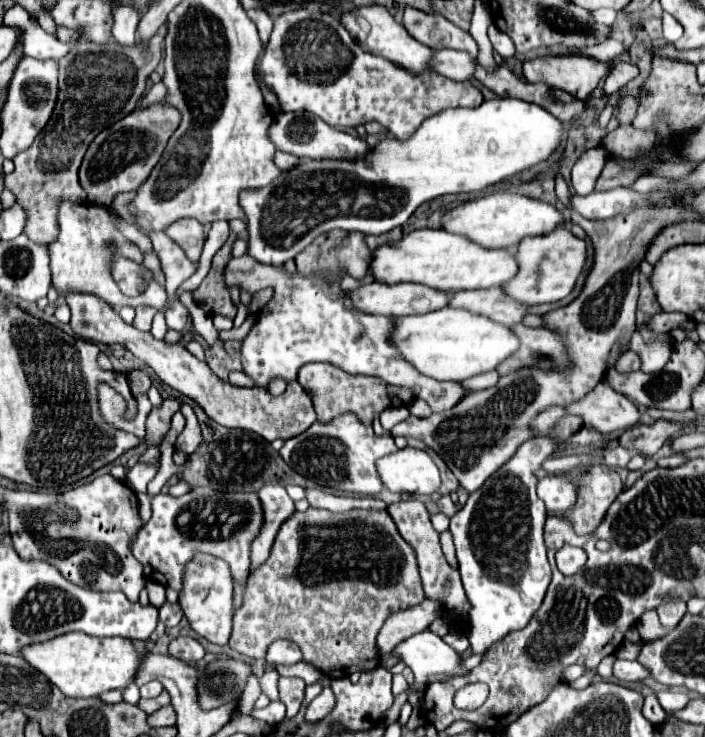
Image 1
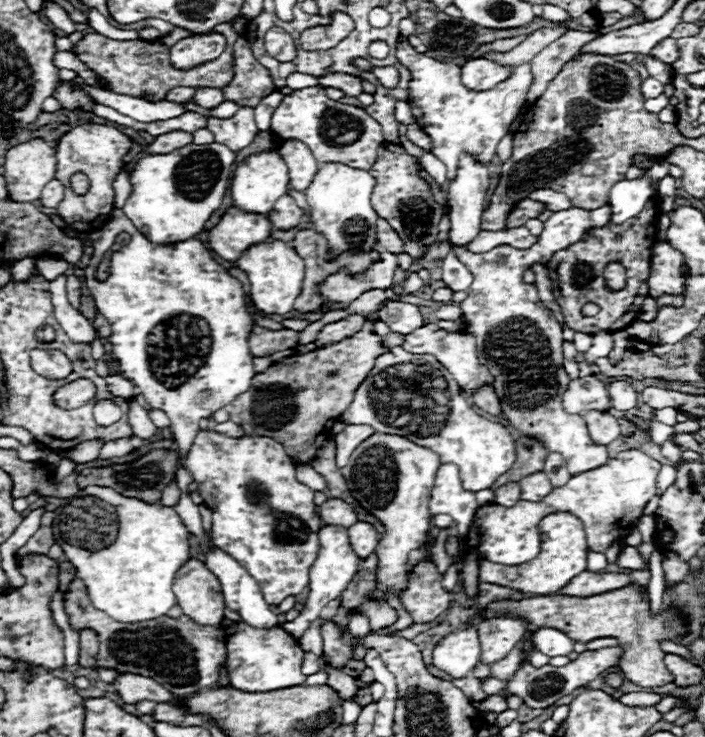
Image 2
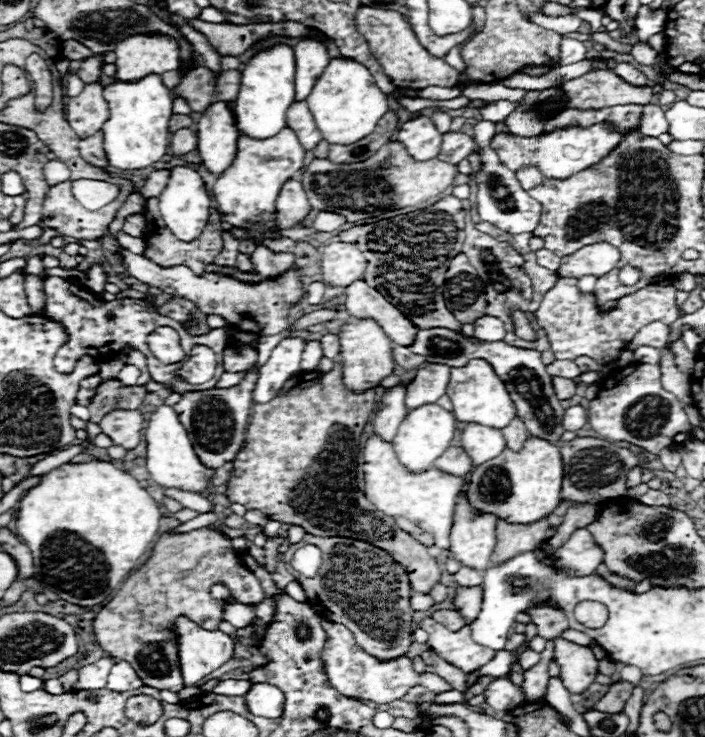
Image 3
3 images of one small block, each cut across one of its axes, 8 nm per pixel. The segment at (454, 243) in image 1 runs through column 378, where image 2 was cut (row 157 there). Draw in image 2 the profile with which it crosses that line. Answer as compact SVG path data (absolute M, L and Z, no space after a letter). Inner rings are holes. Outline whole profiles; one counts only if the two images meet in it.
M276 150L252 154L236 166L236 170L232 174L230 192L232 192L234 206L238 206L246 212L268 214L274 208L274 202L288 192L288 166Z

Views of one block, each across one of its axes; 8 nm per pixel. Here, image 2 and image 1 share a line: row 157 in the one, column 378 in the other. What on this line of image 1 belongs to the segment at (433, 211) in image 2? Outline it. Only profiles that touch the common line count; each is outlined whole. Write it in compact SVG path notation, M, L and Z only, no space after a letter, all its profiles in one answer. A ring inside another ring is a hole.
M318 362L306 364L298 372L298 382L302 384L302 388L312 390L316 396L320 396L320 398L312 398L320 422L330 422L332 418L344 412L354 412L364 424L372 424L372 418L380 414L384 408L408 406L412 402L412 394L408 390L390 386L376 376L350 376L348 372L344 372L334 364L318 364Z

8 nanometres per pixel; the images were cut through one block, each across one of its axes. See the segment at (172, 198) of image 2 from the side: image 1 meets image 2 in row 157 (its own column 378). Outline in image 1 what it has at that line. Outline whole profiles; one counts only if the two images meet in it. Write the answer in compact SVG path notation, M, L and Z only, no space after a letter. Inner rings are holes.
M492 98L492 100L484 100L478 108L450 108L450 110L442 110L440 114L428 118L422 122L422 126L414 132L414 138L408 138L406 142L400 142L396 138L384 138L382 142L378 142L374 146L374 150L370 152L368 158L362 158L362 160L354 160L354 162L346 162L346 160L302 160L300 166L296 166L294 170L290 172L284 172L282 178L276 178L272 184L268 184L266 188L262 190L246 190L242 192L240 196L240 204L246 212L246 222L248 222L248 254L258 260L258 262L264 262L264 264L278 264L282 266L286 260L294 258L304 246L308 246L316 236L324 234L324 232L330 232L334 228L340 228L340 230L358 230L358 232L364 232L364 234L386 234L390 232L392 228L396 226L404 226L408 222L408 218L412 216L412 212L436 198L436 196L444 196L444 194L460 194L460 192L476 192L476 190L482 190L486 186L492 186L492 184L498 184L522 170L528 170L536 164L540 164L542 160L548 160L556 150L558 150L558 144L564 136L564 126L558 118L554 118L550 112L546 112L542 106L538 104L530 104L530 102L524 102L524 100L518 100L518 98Z

